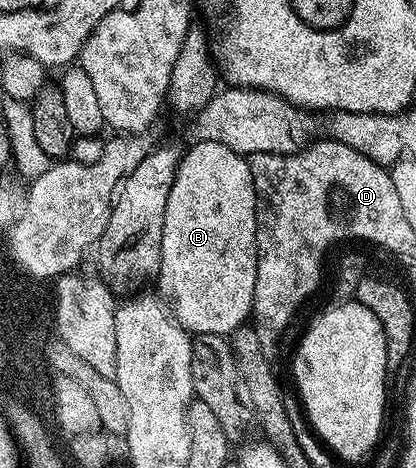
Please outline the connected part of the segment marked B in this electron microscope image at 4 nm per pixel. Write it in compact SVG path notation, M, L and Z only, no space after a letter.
M197 141L176 166L176 178L168 192L166 219L162 227L162 255L158 282L172 300L175 320L189 334L231 335L252 317L256 278L256 215L258 198L247 160L222 147L222 143Z

